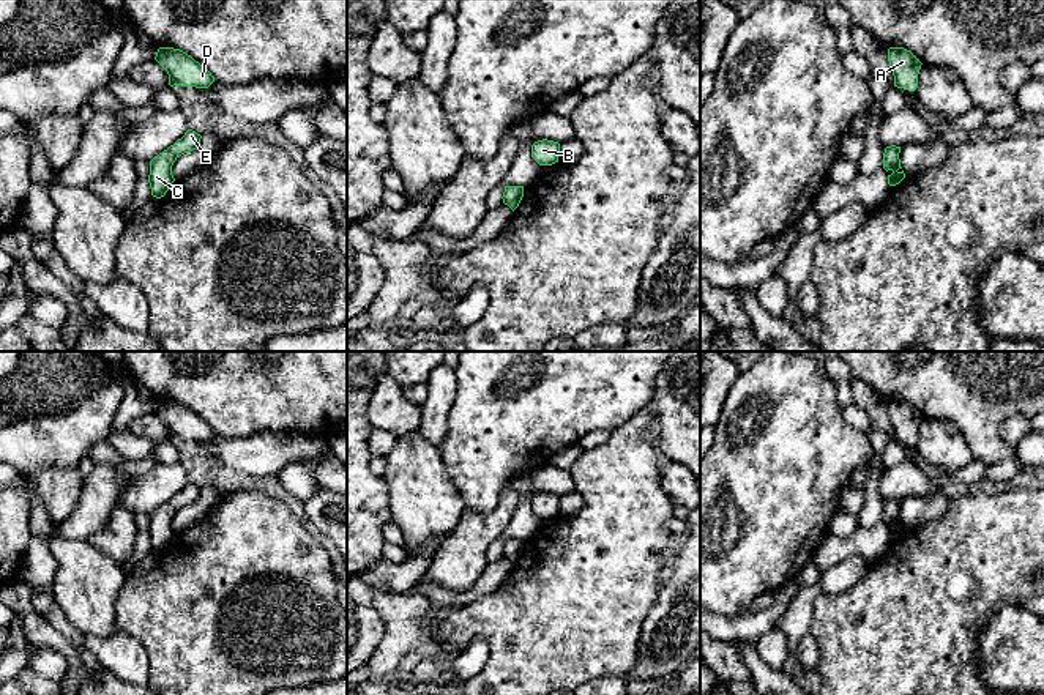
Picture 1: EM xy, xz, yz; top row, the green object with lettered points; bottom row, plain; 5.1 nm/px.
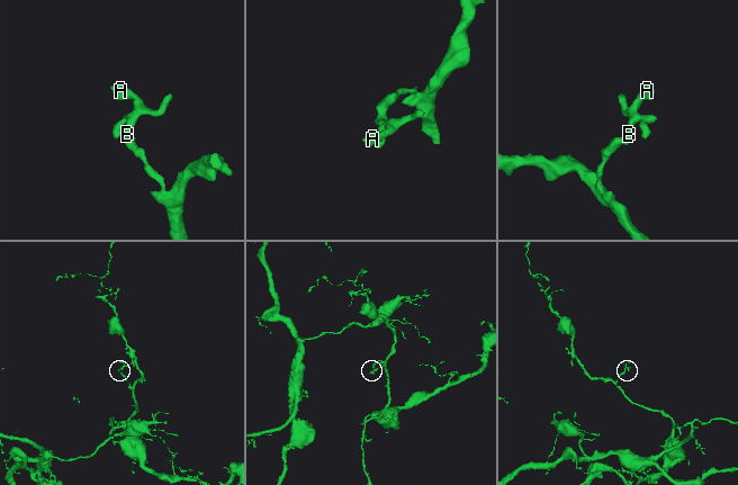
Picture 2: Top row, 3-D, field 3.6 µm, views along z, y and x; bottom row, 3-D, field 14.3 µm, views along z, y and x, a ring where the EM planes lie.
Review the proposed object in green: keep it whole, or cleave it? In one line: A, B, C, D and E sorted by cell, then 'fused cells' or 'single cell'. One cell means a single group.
A B C D E; single cell

